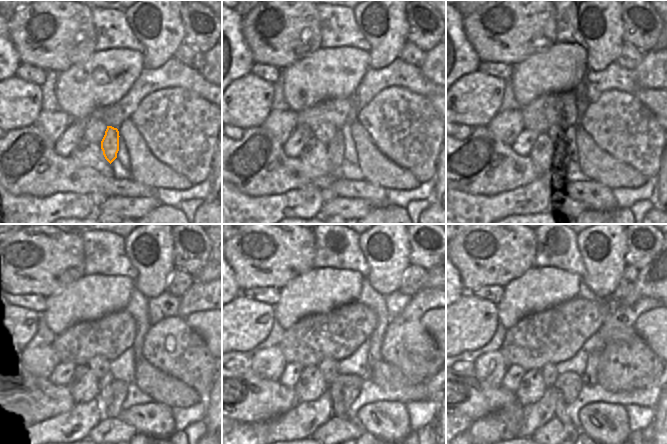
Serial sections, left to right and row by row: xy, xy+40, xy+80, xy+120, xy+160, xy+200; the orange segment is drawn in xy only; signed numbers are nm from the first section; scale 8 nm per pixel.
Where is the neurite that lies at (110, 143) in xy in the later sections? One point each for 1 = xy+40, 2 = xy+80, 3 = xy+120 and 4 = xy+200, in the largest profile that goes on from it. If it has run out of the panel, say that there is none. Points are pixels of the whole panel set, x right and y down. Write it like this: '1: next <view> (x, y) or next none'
1: next xy+40 (335, 148)
2: next xy+80 (559, 158)
3: next xy+120 (105, 382)
4: next xy+200 (561, 414)

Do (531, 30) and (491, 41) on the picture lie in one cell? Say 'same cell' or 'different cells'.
same cell

